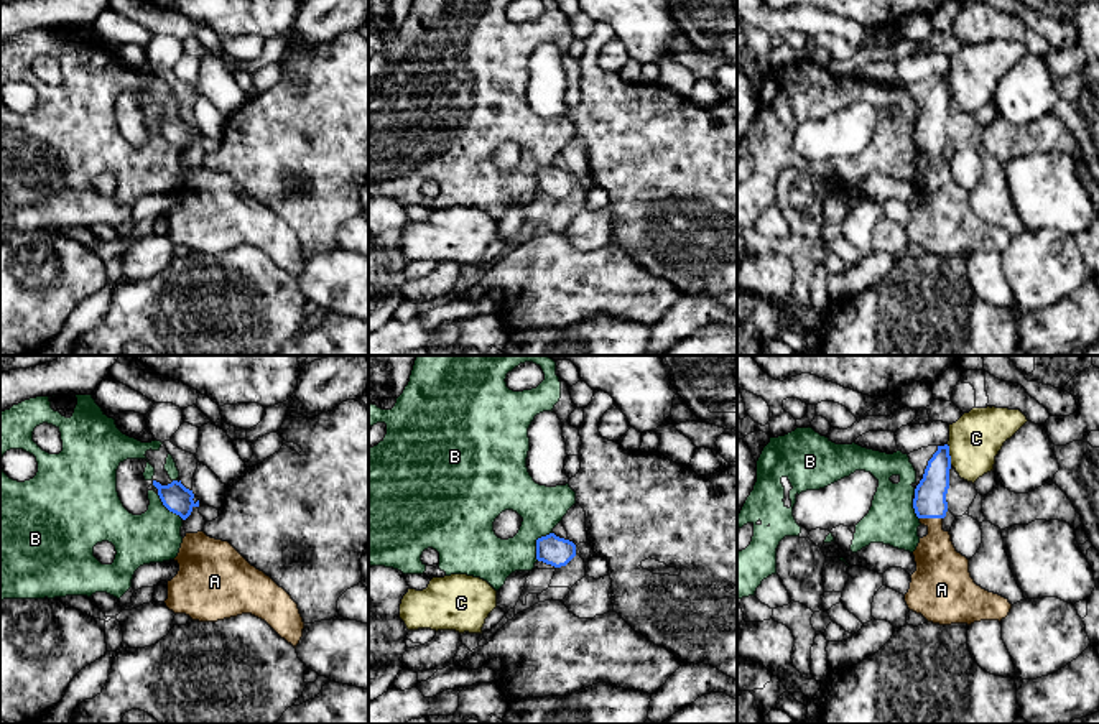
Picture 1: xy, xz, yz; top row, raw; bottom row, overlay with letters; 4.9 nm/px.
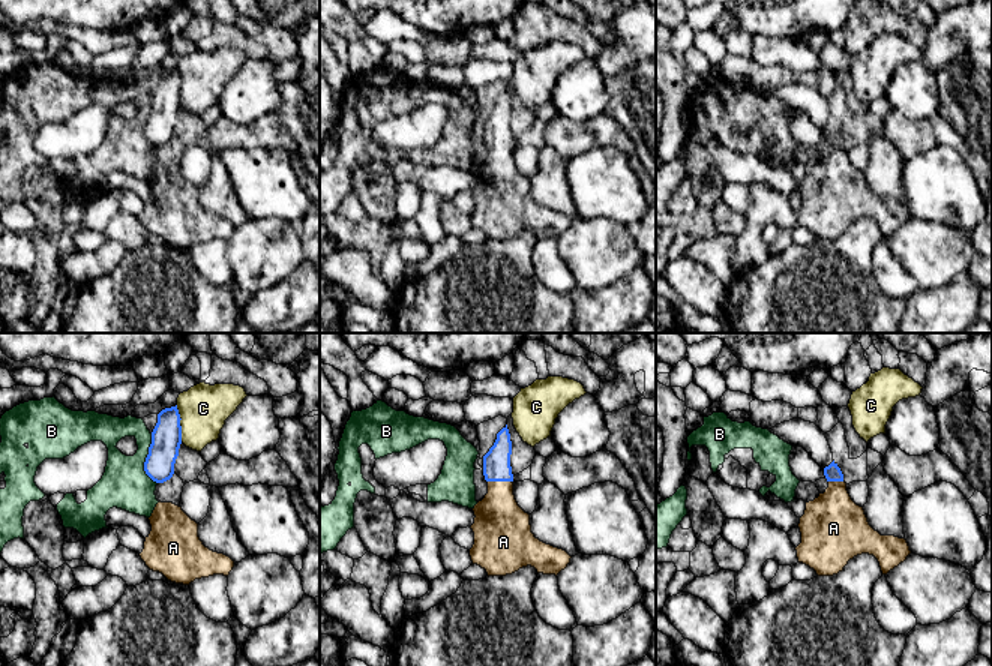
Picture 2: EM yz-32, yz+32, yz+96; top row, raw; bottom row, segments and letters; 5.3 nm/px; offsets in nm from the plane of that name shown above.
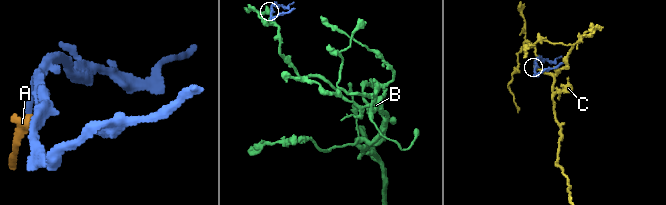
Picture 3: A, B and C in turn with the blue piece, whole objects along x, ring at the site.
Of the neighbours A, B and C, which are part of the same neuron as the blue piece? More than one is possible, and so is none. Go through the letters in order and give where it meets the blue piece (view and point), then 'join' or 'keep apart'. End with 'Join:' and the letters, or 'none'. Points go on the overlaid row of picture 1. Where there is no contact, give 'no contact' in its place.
A: meets blue in yz at (932, 517); join
B: meets blue in xz at (537, 543); keep apart
C: meets blue in yz at (948, 454); keep apart
Join: A

